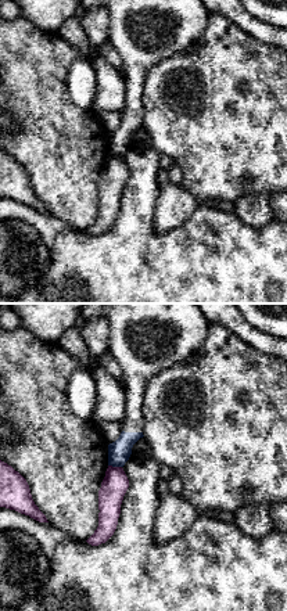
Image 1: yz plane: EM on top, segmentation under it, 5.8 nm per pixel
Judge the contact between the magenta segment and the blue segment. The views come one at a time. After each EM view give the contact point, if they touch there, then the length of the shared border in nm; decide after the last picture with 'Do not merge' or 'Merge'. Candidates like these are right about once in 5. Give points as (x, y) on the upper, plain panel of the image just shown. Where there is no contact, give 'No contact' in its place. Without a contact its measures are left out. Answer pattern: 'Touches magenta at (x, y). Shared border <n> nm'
Touches magenta at (115, 157). Shared border 80 nm

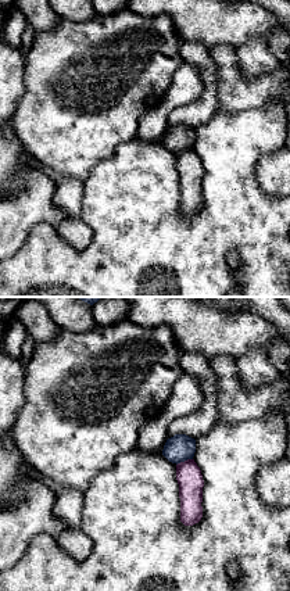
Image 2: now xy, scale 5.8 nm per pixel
Touches magenta at (183, 151). Shared border 100 nm

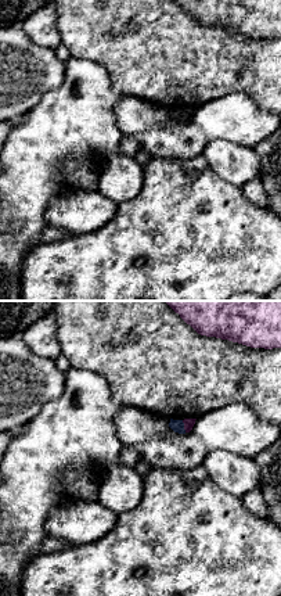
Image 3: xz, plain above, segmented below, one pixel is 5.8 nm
Touches magenta at (184, 115). Shared border 80 nm

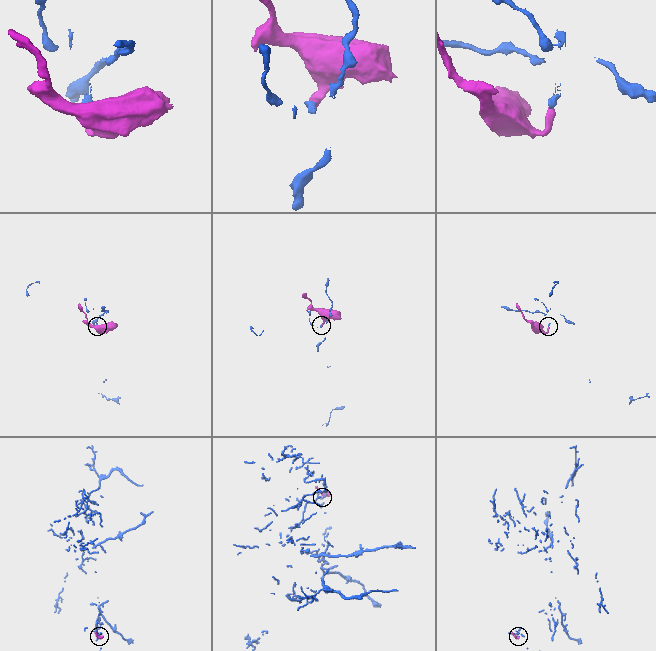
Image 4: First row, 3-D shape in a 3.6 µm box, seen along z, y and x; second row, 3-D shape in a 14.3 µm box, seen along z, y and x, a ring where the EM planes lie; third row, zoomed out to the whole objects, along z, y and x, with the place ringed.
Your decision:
Do not merge

